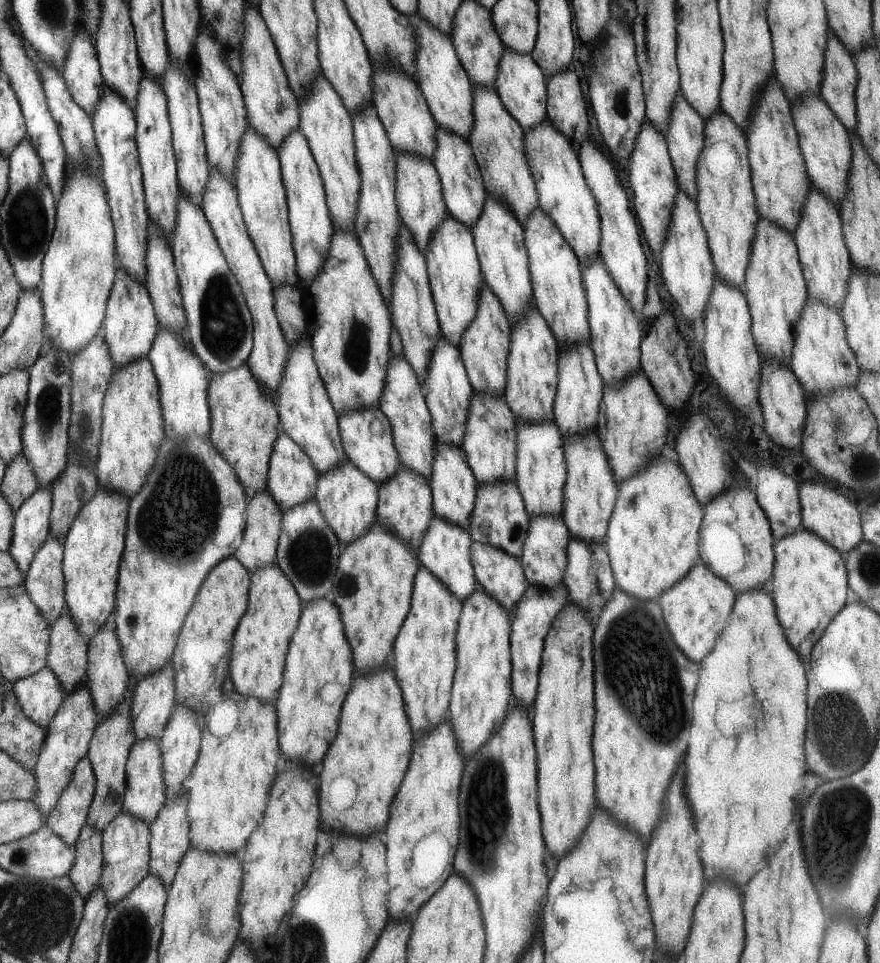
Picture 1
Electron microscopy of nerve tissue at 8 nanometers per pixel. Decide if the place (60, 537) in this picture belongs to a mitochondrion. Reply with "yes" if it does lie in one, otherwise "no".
no

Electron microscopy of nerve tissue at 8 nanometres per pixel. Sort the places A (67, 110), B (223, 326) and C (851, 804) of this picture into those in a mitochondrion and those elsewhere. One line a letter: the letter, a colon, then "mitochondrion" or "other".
A: other
B: mitochondrion
C: mitochondrion

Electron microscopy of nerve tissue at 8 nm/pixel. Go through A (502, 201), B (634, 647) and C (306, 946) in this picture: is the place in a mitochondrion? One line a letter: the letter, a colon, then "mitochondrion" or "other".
A: other
B: mitochondrion
C: mitochondrion

